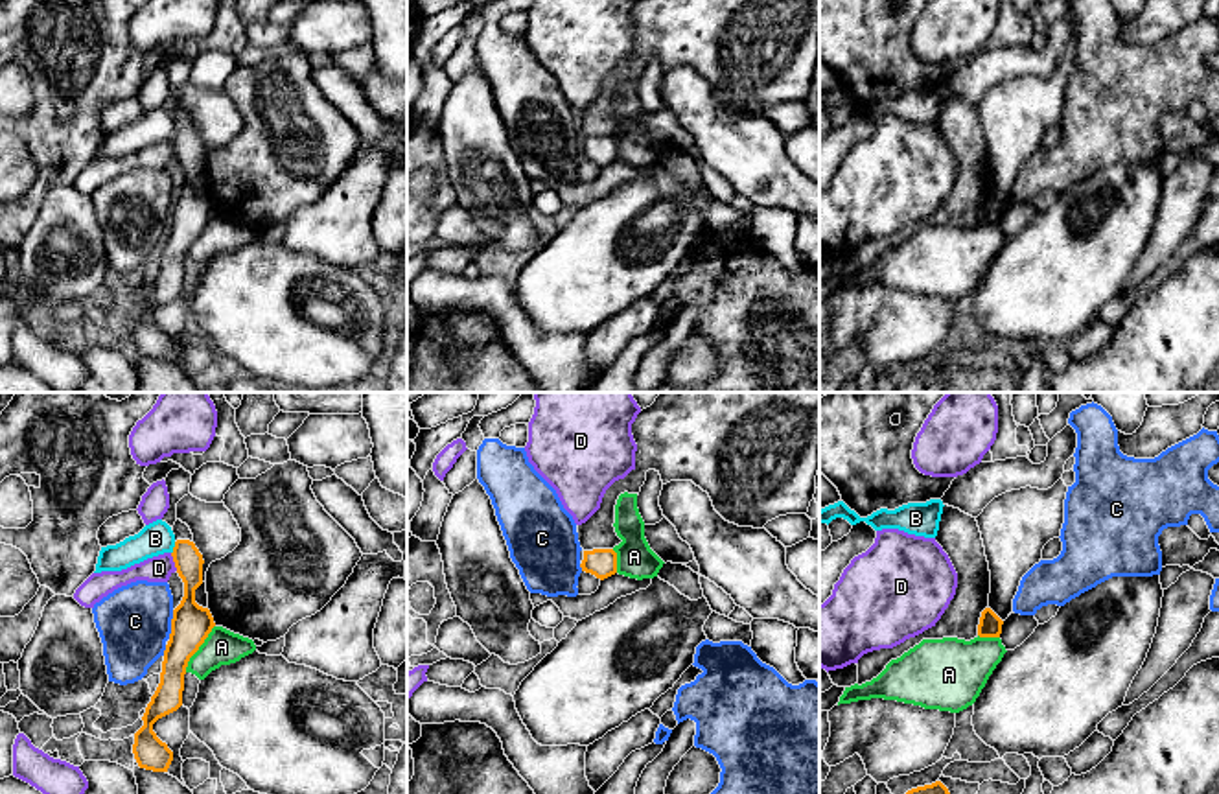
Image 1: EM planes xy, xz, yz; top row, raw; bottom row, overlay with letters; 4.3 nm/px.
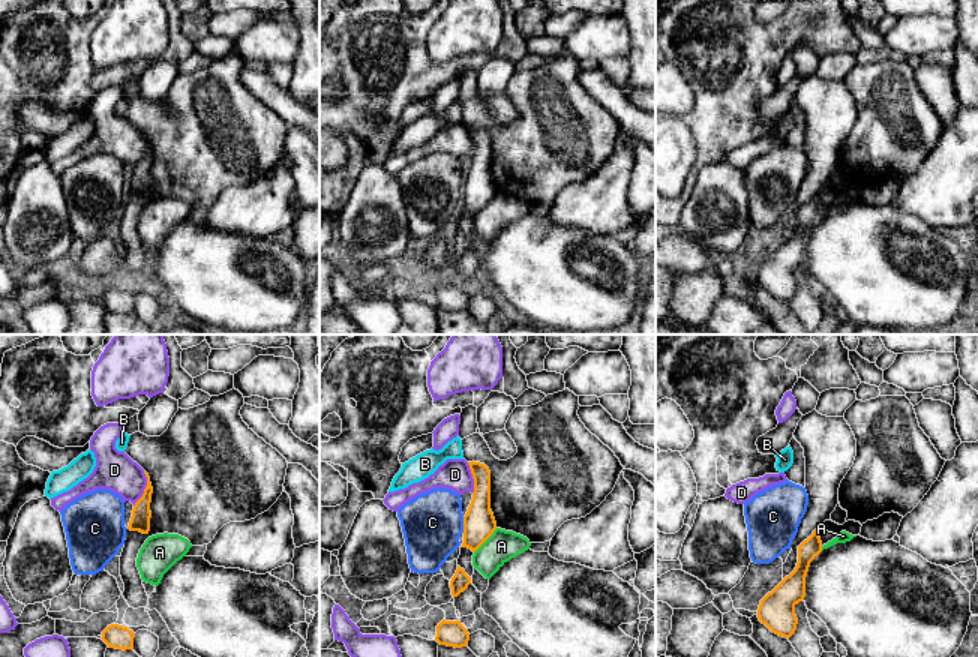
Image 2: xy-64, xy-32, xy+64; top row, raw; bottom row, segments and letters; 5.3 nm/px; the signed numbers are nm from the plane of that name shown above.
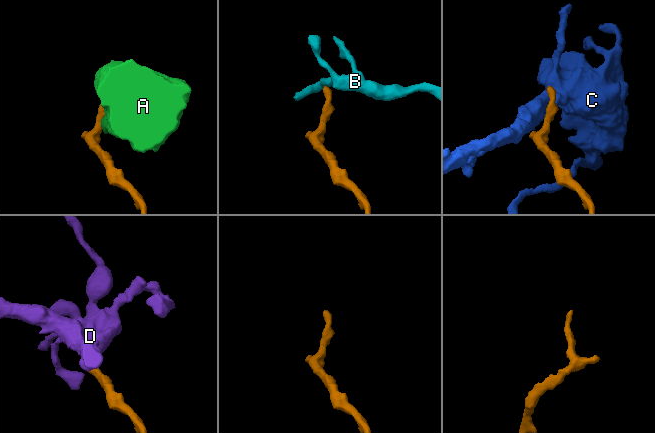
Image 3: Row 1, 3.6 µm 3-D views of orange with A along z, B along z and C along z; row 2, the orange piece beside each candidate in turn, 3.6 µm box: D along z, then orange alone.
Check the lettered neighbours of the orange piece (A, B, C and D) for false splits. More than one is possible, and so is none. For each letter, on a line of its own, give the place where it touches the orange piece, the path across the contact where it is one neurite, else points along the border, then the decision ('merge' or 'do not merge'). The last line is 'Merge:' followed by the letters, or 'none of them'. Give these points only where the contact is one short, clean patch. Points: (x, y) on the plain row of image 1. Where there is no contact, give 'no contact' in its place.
A: xy (197, 236) | do not merge
B: xy (174, 135) | along xy (175, 129), (172, 140) | do not merge
C: xy (172, 212) | do not merge
D: xy (174, 148) | along xy (170, 140), (177, 157) | do not merge
Merge: none of them

